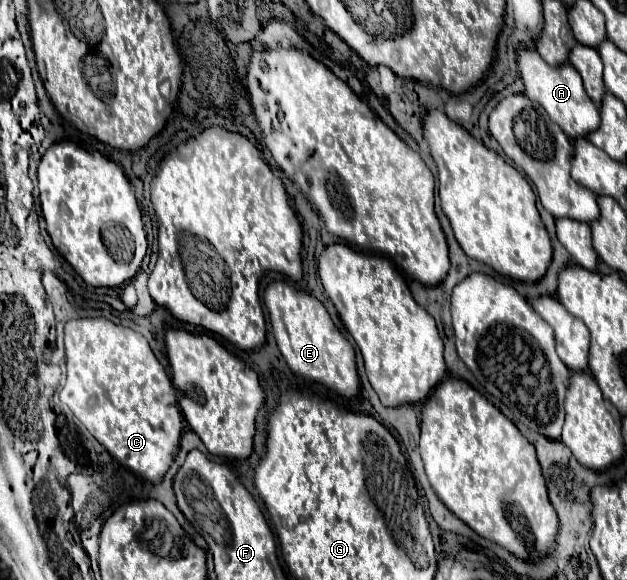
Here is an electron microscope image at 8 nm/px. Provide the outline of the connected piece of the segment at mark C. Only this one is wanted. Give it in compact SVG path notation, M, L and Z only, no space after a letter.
M70 319L64 329L66 383L58 395L82 425L122 465L150 483L160 483L178 449L182 413L176 391L148 341L108 319Z

